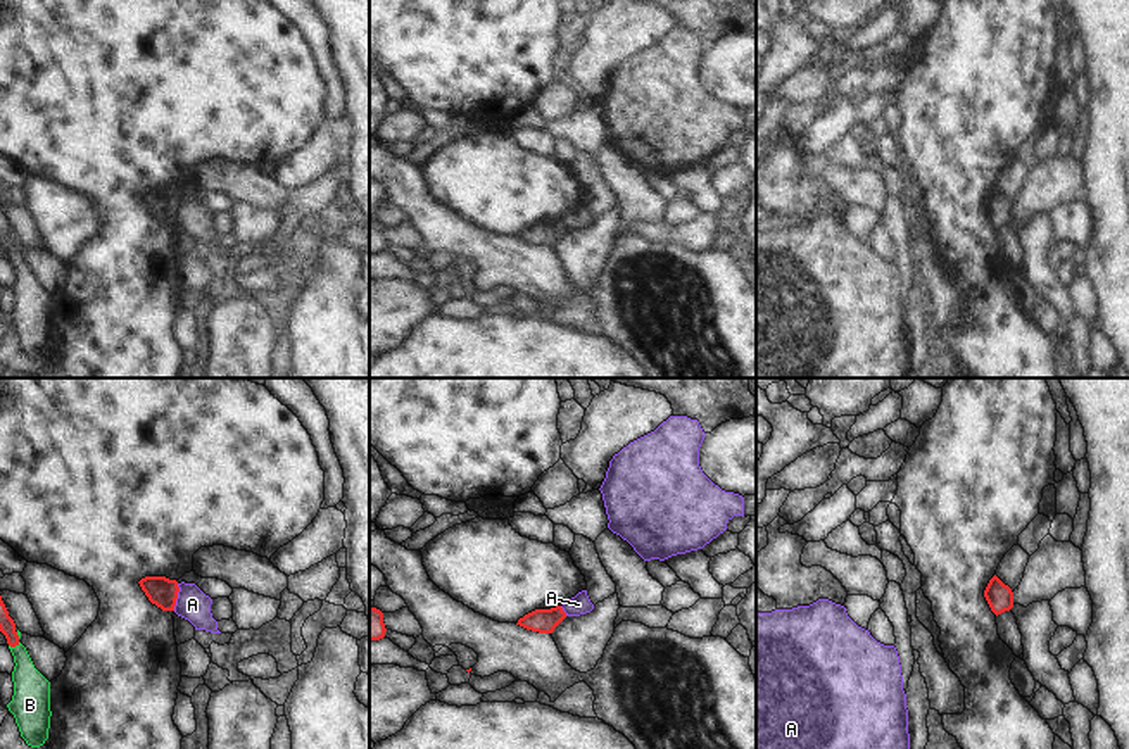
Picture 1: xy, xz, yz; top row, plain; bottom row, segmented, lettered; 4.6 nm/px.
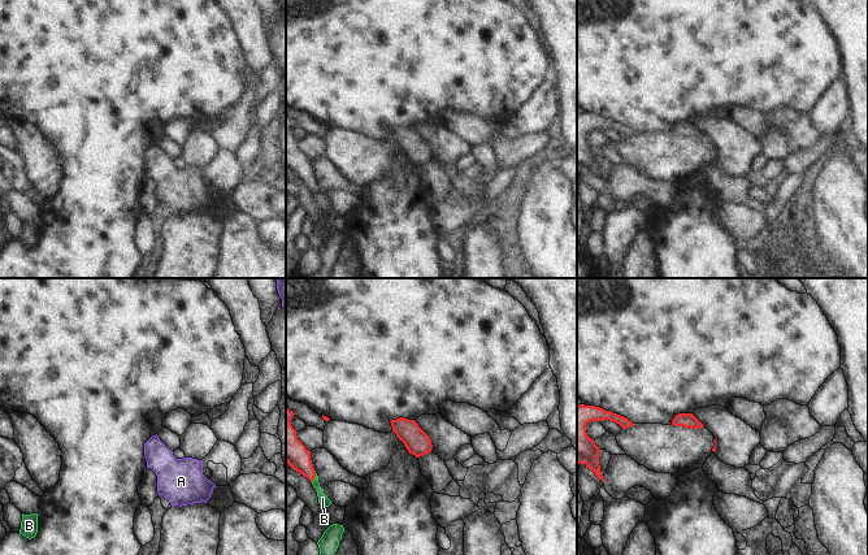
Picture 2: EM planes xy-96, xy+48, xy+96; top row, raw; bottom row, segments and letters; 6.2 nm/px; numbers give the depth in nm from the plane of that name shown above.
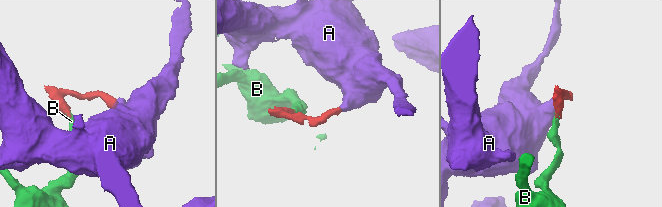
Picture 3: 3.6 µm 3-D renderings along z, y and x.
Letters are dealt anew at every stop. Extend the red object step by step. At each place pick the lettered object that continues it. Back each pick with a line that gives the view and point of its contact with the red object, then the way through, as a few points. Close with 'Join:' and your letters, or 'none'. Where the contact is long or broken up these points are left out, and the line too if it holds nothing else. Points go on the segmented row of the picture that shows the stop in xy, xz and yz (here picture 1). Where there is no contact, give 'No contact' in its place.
B: Touches red at xy (14, 646). Path across: xy (7, 627), (14, 646), (21, 656), (31, 691)
Join: B.

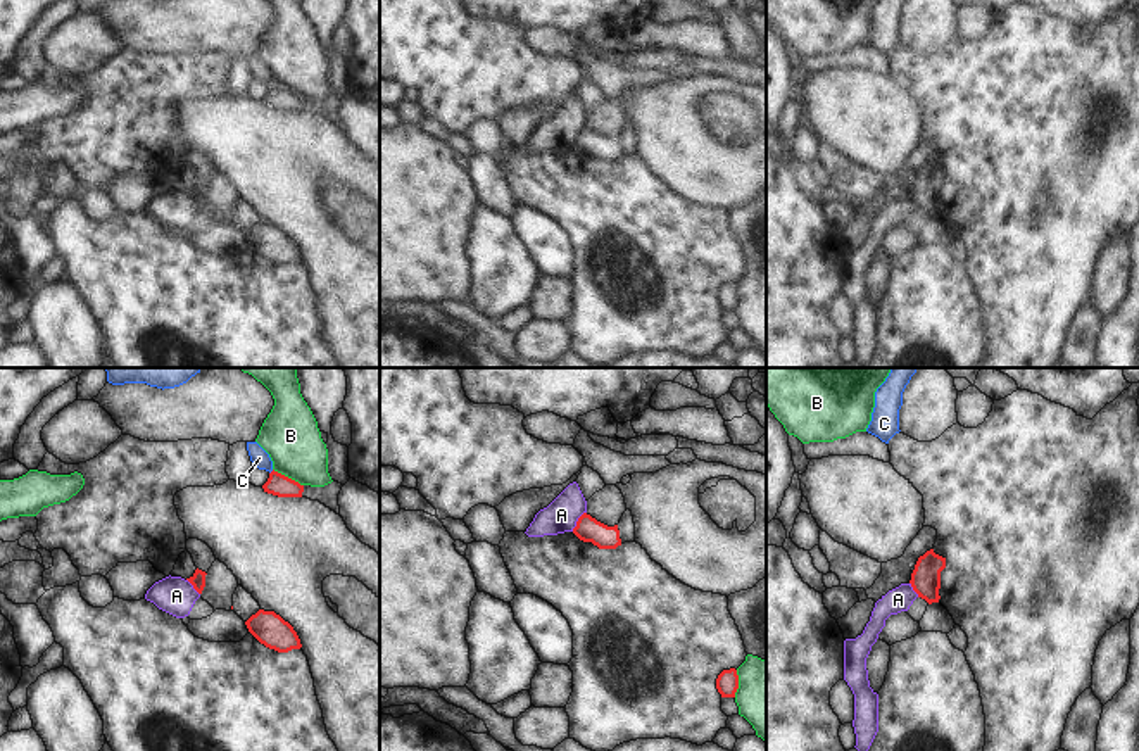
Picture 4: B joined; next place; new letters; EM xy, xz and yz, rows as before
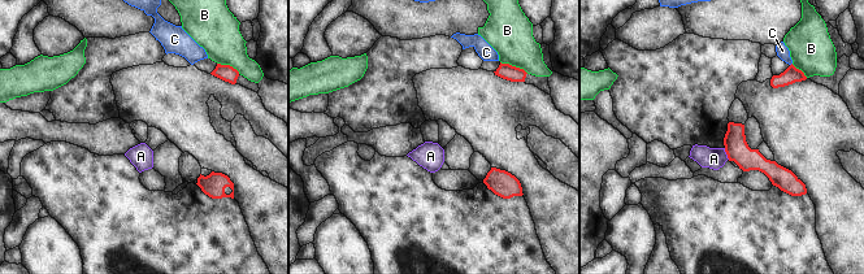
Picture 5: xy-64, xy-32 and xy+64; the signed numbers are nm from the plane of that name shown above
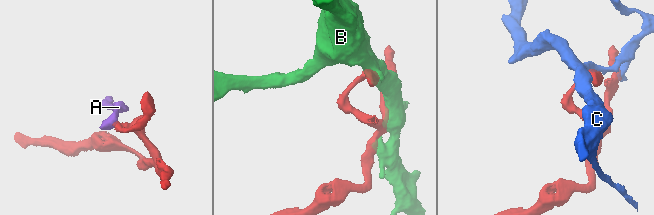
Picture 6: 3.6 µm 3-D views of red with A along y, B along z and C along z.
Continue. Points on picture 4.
Join: none.

